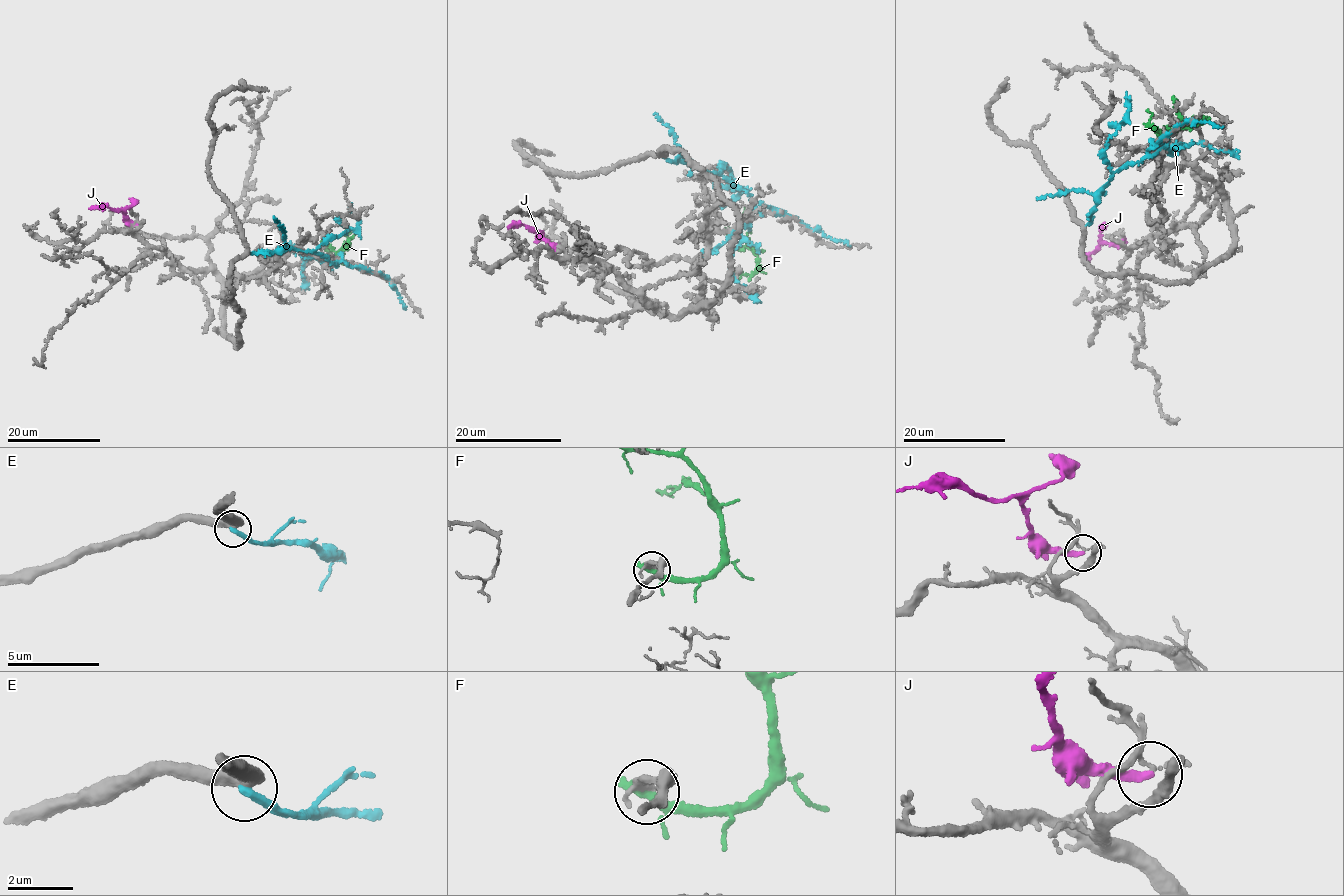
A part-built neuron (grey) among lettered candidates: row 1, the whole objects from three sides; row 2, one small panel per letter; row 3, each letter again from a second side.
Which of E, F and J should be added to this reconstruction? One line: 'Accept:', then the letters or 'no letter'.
Accept: no letter

